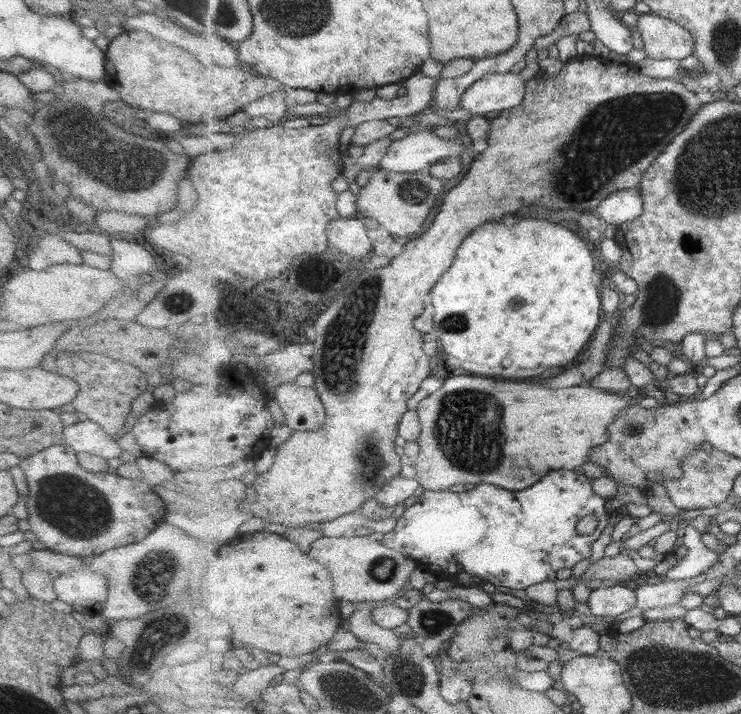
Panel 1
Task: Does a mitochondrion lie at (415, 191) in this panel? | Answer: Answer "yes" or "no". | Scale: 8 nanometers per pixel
yes

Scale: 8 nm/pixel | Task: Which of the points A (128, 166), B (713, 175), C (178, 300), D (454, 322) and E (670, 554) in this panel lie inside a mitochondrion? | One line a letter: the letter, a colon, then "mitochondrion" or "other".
A: mitochondrion
B: mitochondrion
C: mitochondrion
D: mitochondrion
E: other

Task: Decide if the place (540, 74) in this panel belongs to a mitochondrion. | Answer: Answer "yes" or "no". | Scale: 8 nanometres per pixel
no

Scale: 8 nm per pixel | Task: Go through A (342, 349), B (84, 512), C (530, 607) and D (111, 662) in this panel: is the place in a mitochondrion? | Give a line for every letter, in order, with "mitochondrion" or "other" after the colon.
A: mitochondrion
B: mitochondrion
C: other
D: other

